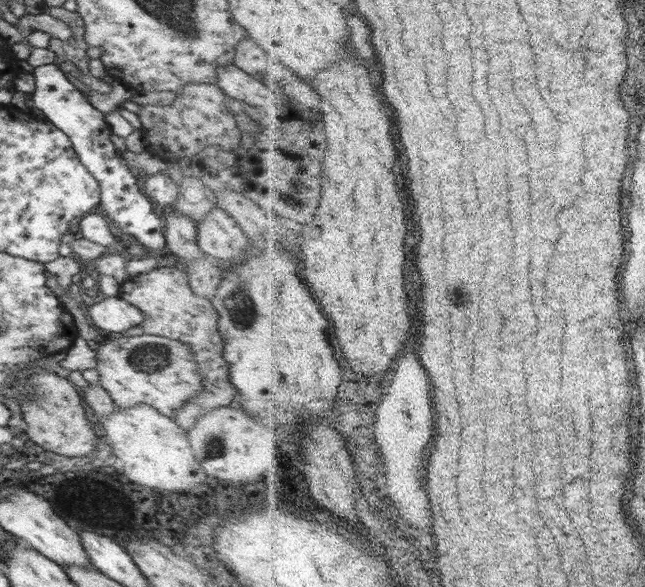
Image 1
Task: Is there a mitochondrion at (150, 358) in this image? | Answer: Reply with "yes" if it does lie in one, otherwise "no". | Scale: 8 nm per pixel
yes

